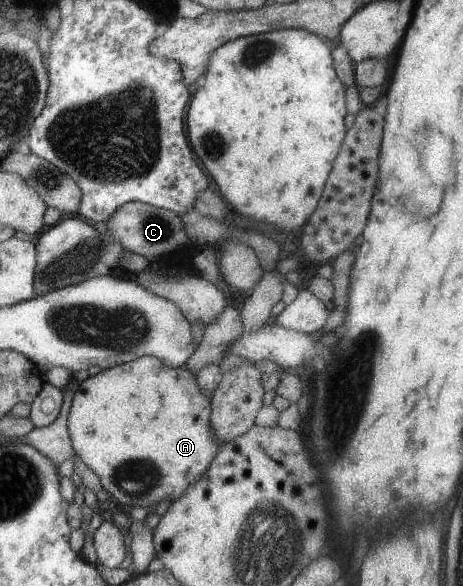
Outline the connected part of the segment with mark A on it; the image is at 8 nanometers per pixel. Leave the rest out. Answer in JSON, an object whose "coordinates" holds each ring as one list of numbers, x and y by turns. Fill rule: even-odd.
{"coordinates":[[142,356,138,359,126,362,125,364,115,365,106,368,94,376,88,376,81,381,78,389,73,394,71,406,67,415,67,430,71,441,71,446,75,456,84,465,87,465,99,479,101,487,109,493,111,499,116,499,122,505,130,507,149,507,156,505,161,499,168,498,170,501,175,500,195,479,202,475,207,468,214,454,224,442,218,442,212,435,209,426,209,415,211,412,210,398,204,396,202,391,197,387,196,376,184,367,170,367,164,365,159,359,152,356]]}

